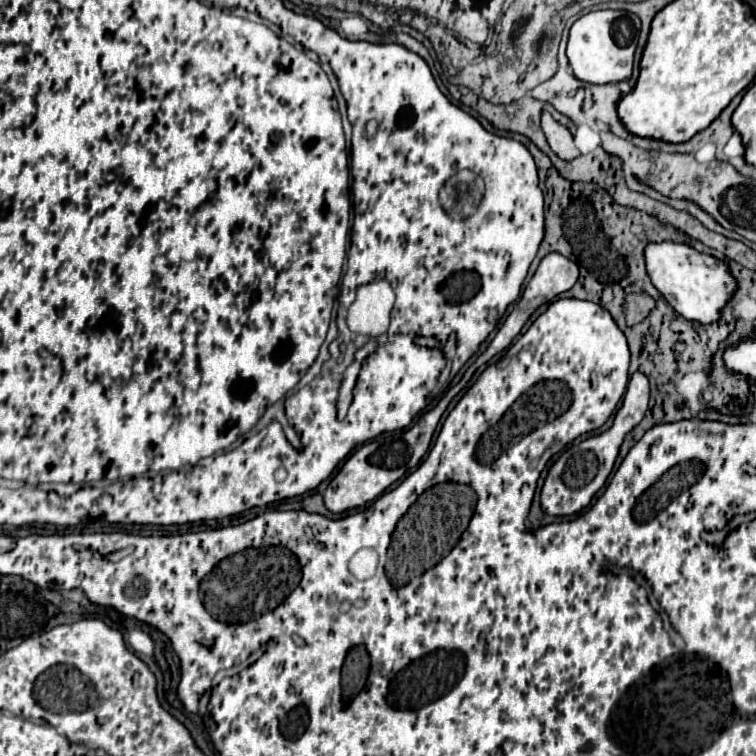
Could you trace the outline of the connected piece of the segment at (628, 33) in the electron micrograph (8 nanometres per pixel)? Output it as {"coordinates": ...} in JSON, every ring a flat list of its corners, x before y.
{"coordinates":[[593,10,579,16,569,30,567,42,567,58,575,78,587,84,627,80,633,70,639,28,641,24,637,16,623,10]]}

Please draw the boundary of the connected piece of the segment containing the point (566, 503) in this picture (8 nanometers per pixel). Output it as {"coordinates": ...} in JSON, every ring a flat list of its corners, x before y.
{"coordinates":[[613,424,609,430,601,434,585,438,579,444,569,446,549,468,549,474,541,488,543,512,547,512,549,516,571,516,571,514,581,512,585,506,589,506,591,498,601,490,605,480,609,478,627,432,629,432,627,426]]}

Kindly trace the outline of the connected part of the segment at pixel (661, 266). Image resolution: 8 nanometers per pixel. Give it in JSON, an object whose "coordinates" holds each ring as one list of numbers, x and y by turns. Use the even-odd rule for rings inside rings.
{"coordinates":[[659,242,647,244,645,248,647,272,651,276,653,286,663,294,663,298,687,320,699,324,713,324,719,320,723,308,737,292,737,278,729,270,729,266,715,256,701,254,687,244,677,242]]}

